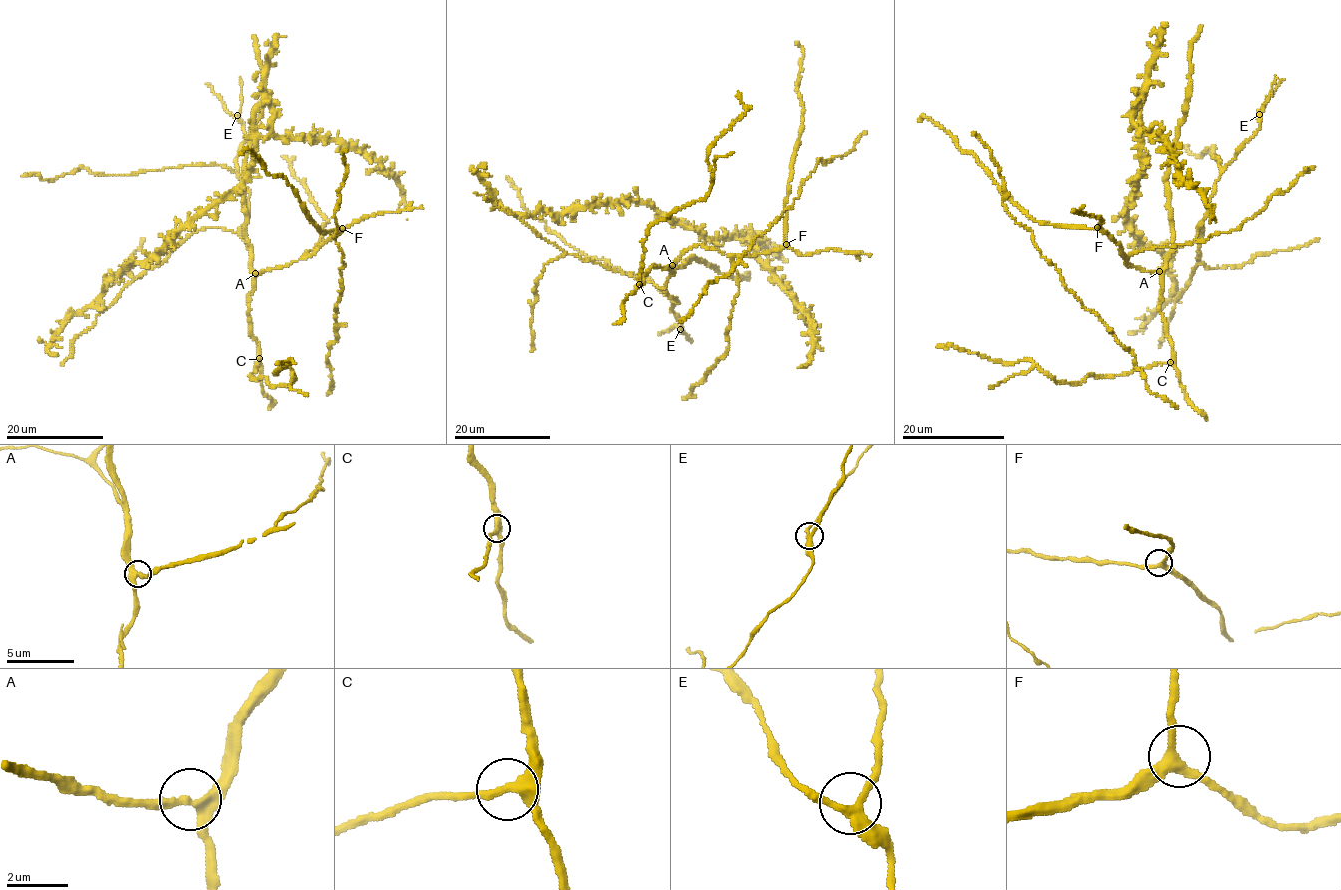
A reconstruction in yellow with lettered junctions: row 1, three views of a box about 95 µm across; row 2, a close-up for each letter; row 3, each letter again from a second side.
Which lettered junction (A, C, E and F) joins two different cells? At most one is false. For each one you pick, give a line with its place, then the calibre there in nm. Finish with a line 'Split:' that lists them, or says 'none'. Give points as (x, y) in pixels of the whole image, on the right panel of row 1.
Split: none

